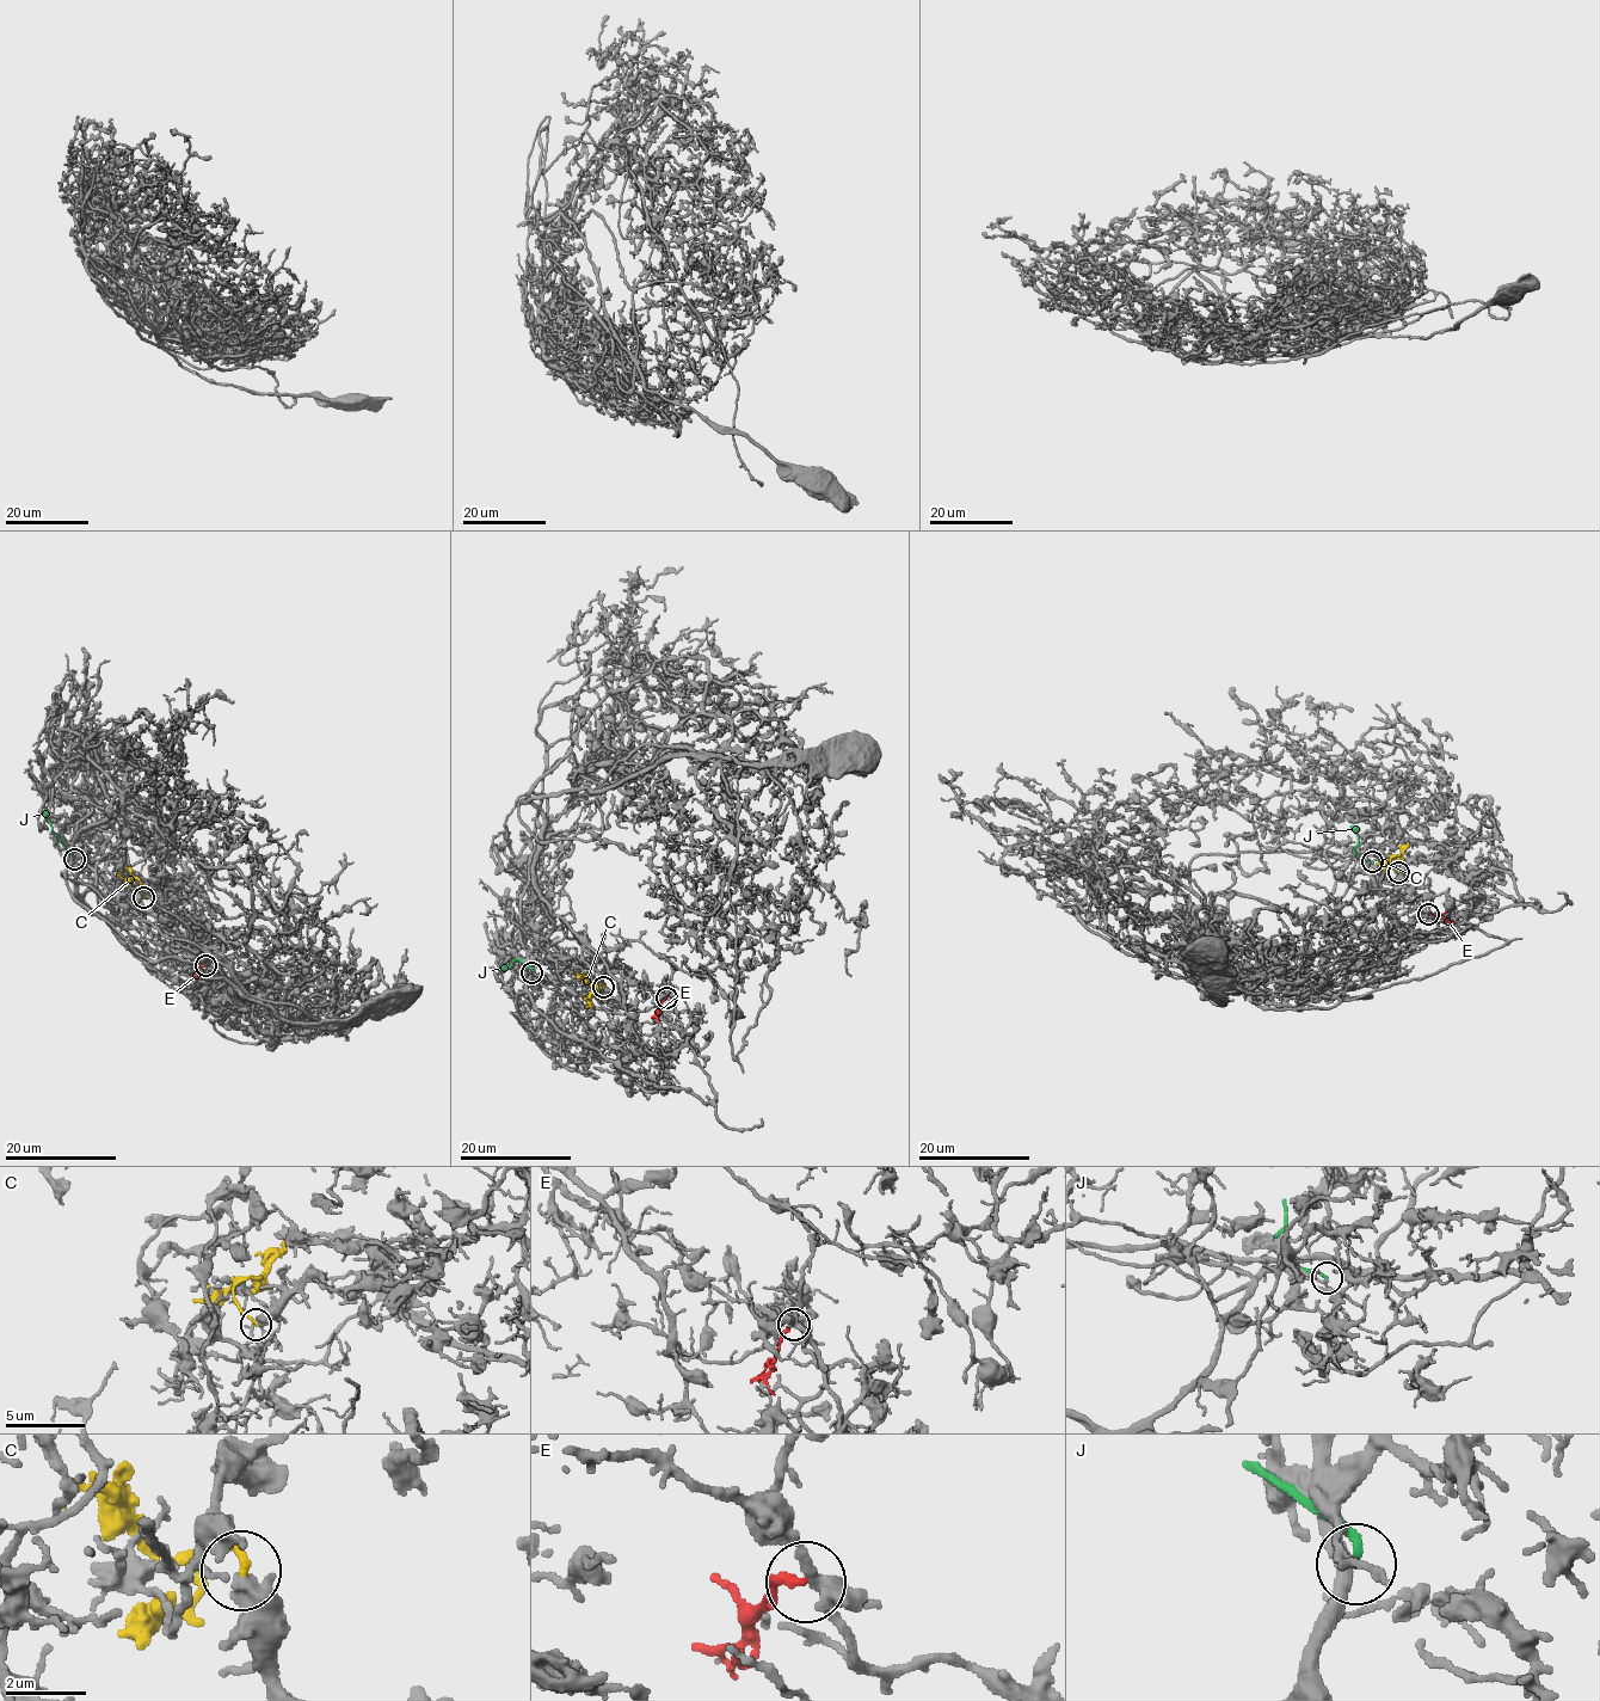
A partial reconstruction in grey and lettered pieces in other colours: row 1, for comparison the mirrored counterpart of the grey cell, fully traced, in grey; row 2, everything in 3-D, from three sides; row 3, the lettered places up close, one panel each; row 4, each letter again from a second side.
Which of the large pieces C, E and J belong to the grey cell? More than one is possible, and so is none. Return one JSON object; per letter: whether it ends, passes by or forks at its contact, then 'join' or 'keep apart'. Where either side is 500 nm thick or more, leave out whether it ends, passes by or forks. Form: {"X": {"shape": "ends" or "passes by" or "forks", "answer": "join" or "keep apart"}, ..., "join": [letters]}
{"C": {"shape": "ends", "answer": "keep apart"}, "E": {"shape": "ends", "answer": "keep apart"}, "J": {"shape": "ends", "answer": "keep apart"}, "join": []}

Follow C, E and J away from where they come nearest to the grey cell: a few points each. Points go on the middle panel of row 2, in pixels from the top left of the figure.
C: (603, 988), (600, 983), (586, 1008)
E: (666, 998), (658, 1015), (659, 1023)
J: (533, 972), (517, 959), (505, 969), (500, 965)

